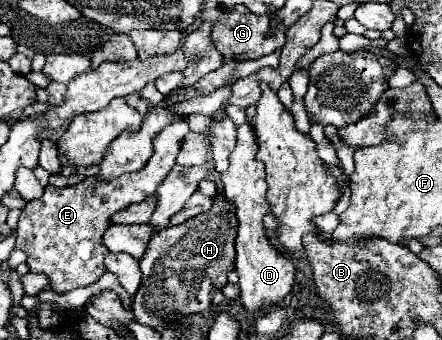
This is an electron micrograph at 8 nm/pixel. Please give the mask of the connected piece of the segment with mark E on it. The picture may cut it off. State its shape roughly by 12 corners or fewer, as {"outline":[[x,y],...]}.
{"outline":[[186,120],[150,162],[108,182],[48,186],[20,214],[16,248],[58,294],[106,272],[112,214],[156,192]]}

